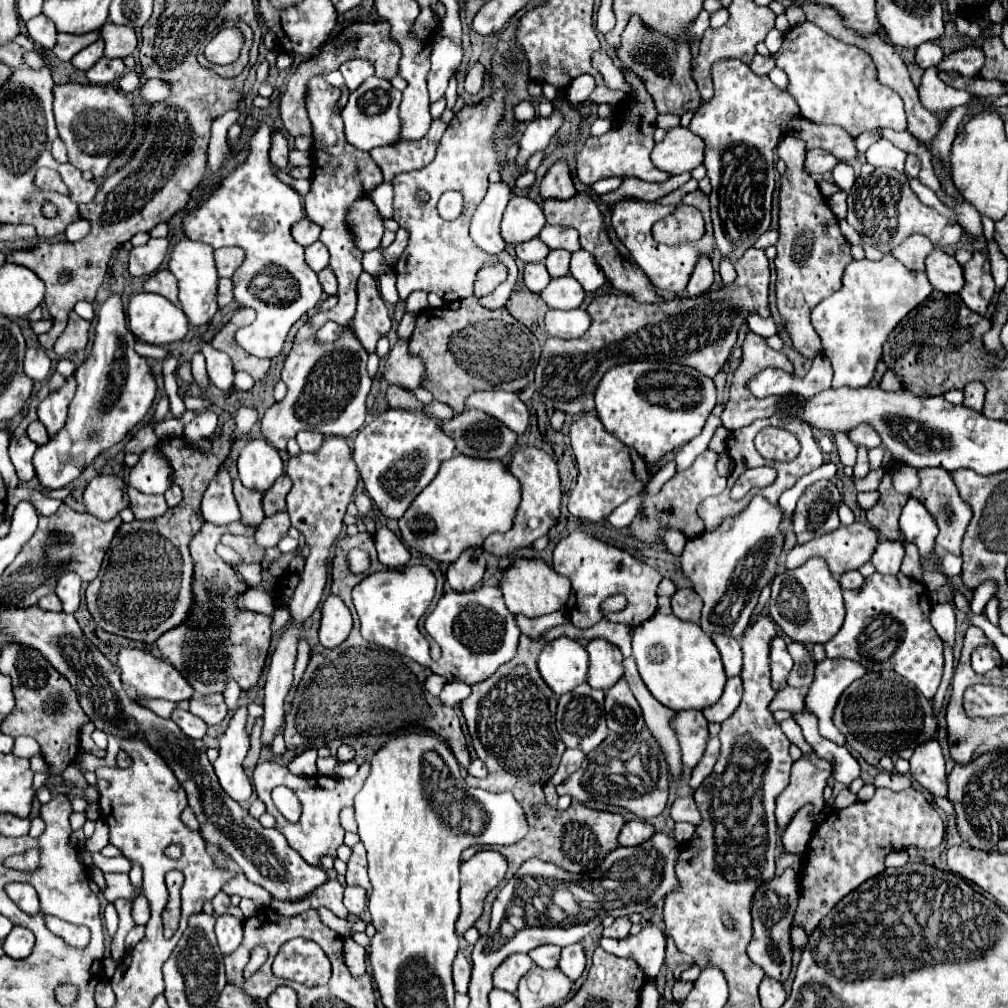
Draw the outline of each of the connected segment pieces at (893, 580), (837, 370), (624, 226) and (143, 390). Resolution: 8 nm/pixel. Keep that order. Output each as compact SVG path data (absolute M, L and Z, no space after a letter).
M874 573L866 577L858 593L844 591L846 619L842 629L824 645L826 657L852 659L862 663L868 671L892 669L910 683L914 683L928 699L936 695L942 679L942 639L938 639L930 625L928 613L932 609L928 591L922 583L900 575Z
M892 255L884 257L882 261L868 261L868 259L852 261L844 271L842 287L812 309L812 325L822 339L822 349L824 349L822 353L826 357L830 357L830 361L832 361L832 369L834 369L832 388L866 387L872 381L876 363L880 361L880 355L882 355L882 345L886 343L892 327L896 327L900 323L900 319L906 317L930 293L932 293L932 285L928 281L926 273L906 269Z
M696 189L692 193L688 193L684 199L682 199L684 205L692 205L696 209L702 211L704 215L704 221L706 221L706 233L700 241L696 243L680 243L680 245L662 245L662 243L656 243L652 239L652 225L660 219L660 217L666 217L674 211L674 205L658 205L658 203L648 203L648 201L634 201L634 199L626 199L626 201L620 201L614 205L612 209L612 227L614 227L614 233L618 237L618 241L628 249L630 257L634 259L634 263L648 275L648 279L652 281L654 287L658 289L666 289L670 293L682 293L686 289L686 283L690 279L690 273L694 269L694 263L696 263L696 257L698 253L708 253L710 247L712 247L712 221L710 221L710 207L708 207L708 197Z
M108 297L98 313L92 351L74 373L78 387L68 409L66 425L34 453L36 477L46 489L60 489L78 479L102 451L118 445L152 407L158 385L148 361L136 353L134 343L136 339L126 327L120 297Z

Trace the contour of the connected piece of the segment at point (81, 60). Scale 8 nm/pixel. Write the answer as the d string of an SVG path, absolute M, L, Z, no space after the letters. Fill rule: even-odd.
M98 39L98 41L94 41L92 45L88 45L86 49L82 49L80 53L76 53L74 59L72 59L72 65L74 65L76 69L80 69L80 71L88 71L90 67L96 65L96 61L98 61L102 55L104 55L104 43L102 43L102 39Z

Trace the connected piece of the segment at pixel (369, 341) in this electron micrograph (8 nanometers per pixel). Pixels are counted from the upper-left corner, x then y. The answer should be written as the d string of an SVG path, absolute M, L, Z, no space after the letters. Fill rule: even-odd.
M362 273L358 279L358 309L352 319L352 329L368 355L376 351L376 343L390 329L388 307L380 297L376 279L368 273Z

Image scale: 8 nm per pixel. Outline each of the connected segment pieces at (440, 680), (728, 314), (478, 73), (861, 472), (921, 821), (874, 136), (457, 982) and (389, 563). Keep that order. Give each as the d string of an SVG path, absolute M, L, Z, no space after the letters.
M430 675L430 677L424 681L424 687L426 687L428 693L432 693L432 695L438 697L440 691L442 691L442 687L444 687L444 683L446 683L444 677L440 677L440 675Z
M750 247L736 261L736 273L738 277L733 284L716 291L716 299L712 291L704 297L666 299L660 303L638 303L626 293L606 293L596 297L586 307L592 325L582 337L572 341L550 337L544 343L534 381L540 399L566 415L594 411L594 391L604 377L604 371L632 361L682 363L702 371L706 377L714 377L728 361L746 319L750 315L770 315L770 263L764 251Z
M480 63L472 65L466 73L464 88L469 94L475 95L482 88L483 74L484 67Z
M858 451L858 463L853 467L853 477L864 478L870 469L868 469L868 455L866 451Z
M914 787L904 789L904 791L890 791L890 789L876 789L876 795L868 803L856 801L854 805L842 809L842 811L832 811L824 823L816 829L814 837L810 839L806 861L804 863L804 873L800 877L800 901L798 901L798 911L794 915L794 925L804 927L804 931L814 931L814 927L820 923L820 919L850 891L860 887L866 879L878 875L884 871L884 857L892 851L902 851L908 847L920 847L920 849L934 849L936 845L942 843L944 837L944 821L934 809L934 805Z
M874 129L874 131L868 131L868 133L862 133L858 139L856 139L856 147L858 147L858 151L866 151L868 149L868 145L872 145L874 141L878 141L882 135L880 135L880 131L878 129Z
M458 953L454 959L454 989L456 993L468 993L468 985L470 985L470 975L472 975L472 965L468 963L468 959Z
M380 527L374 541L378 551L378 561L384 567L400 567L410 561L410 551L388 527Z

